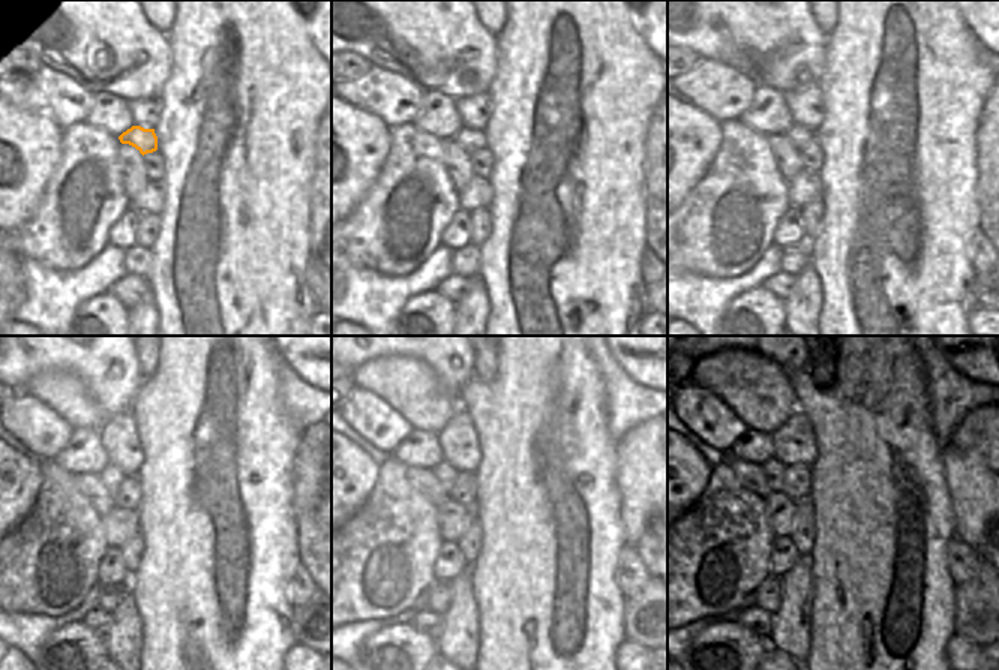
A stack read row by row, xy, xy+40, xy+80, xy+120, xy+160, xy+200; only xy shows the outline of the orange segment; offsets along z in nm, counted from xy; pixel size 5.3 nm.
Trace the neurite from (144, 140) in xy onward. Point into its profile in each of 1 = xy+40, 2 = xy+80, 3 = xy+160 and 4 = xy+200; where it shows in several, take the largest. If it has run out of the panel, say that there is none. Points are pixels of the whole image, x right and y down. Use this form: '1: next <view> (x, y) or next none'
1: next xy+40 (471, 140)
2: next xy+80 (800, 135)
3: next xy+160 (444, 472)
4: next xy+200 (773, 469)

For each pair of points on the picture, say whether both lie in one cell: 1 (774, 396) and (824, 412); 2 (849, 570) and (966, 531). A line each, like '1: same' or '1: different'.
1: different
2: different

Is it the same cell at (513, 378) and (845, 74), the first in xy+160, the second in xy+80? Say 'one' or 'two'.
one

